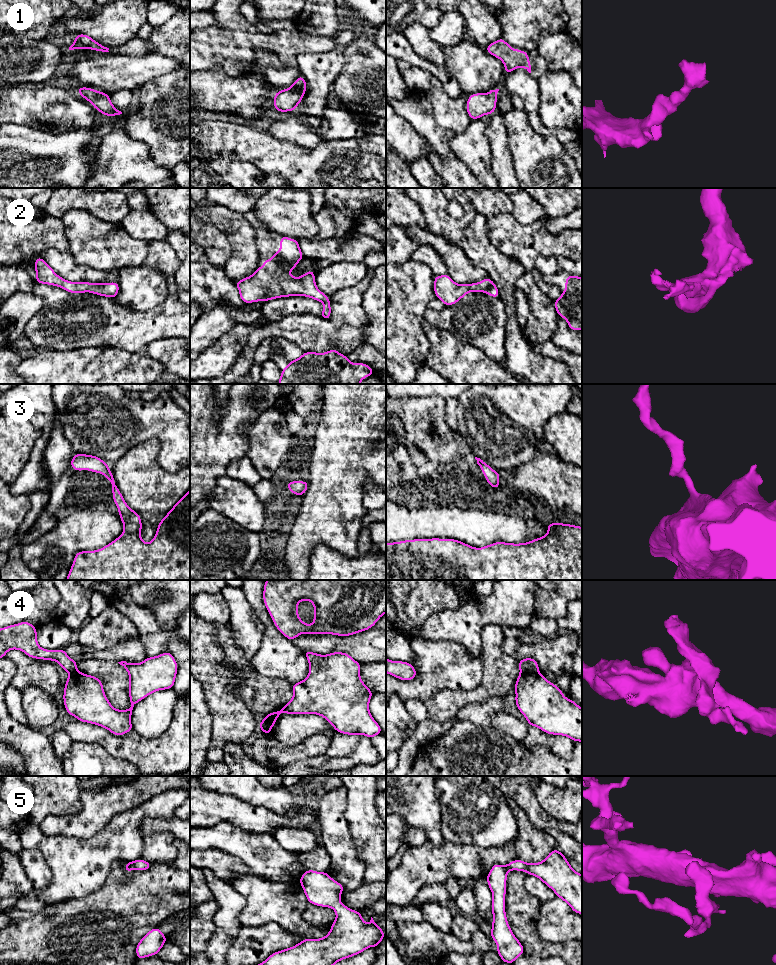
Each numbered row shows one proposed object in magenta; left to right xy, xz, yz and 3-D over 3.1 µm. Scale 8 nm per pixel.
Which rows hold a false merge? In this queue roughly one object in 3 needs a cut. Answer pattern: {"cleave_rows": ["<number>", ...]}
{"cleave_rows": ["4"]}

